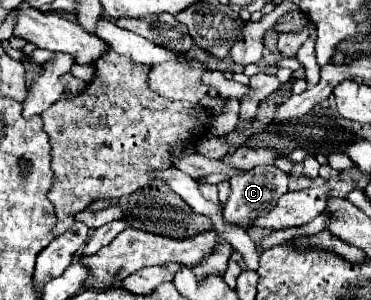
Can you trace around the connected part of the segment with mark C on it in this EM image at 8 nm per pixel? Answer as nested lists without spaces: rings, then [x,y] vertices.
[[[258,165],[250,171],[234,175],[234,179],[230,179],[232,193],[230,193],[230,197],[224,205],[226,221],[242,225],[242,227],[248,229],[250,219],[254,219],[258,215],[266,215],[266,211],[270,211],[270,207],[274,207],[274,203],[288,191],[288,181],[290,181],[290,175],[280,171],[274,165]]]

